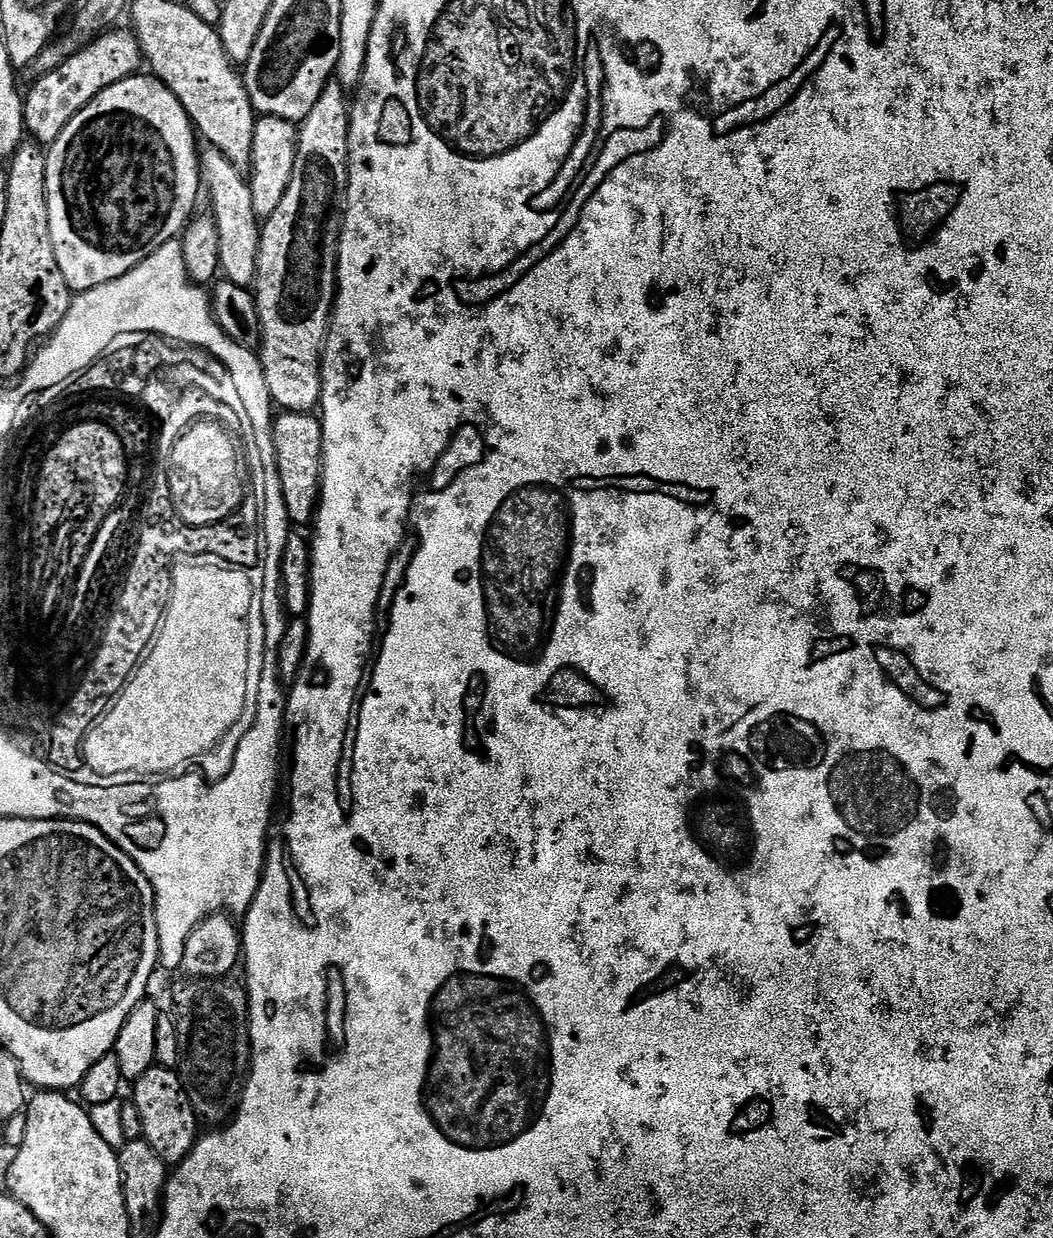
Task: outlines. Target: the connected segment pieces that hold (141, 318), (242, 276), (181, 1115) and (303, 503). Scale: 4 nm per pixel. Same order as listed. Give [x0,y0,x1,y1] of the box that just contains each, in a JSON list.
[[15,238,264,400],[199,147,261,288],[130,1066,198,1166],[271,411,322,525]]

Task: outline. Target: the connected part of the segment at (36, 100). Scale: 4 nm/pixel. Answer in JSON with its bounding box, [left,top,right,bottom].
[24,26,142,146]

